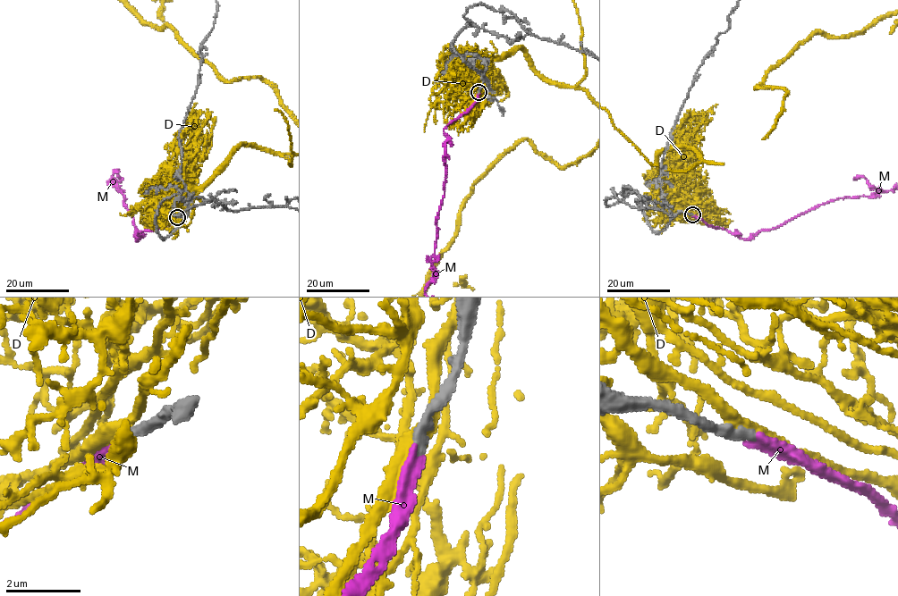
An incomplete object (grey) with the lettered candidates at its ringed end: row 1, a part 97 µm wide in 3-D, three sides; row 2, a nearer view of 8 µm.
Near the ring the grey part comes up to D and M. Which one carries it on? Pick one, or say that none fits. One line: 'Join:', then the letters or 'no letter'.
Join: M

